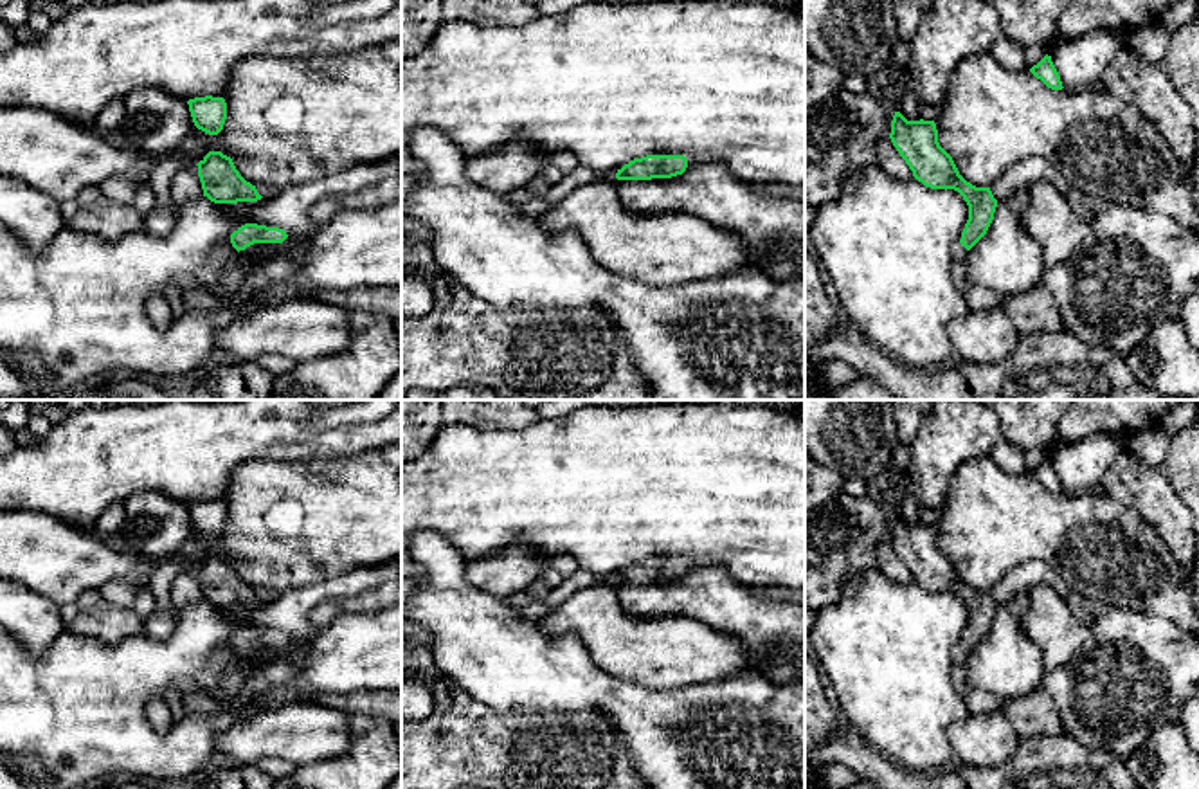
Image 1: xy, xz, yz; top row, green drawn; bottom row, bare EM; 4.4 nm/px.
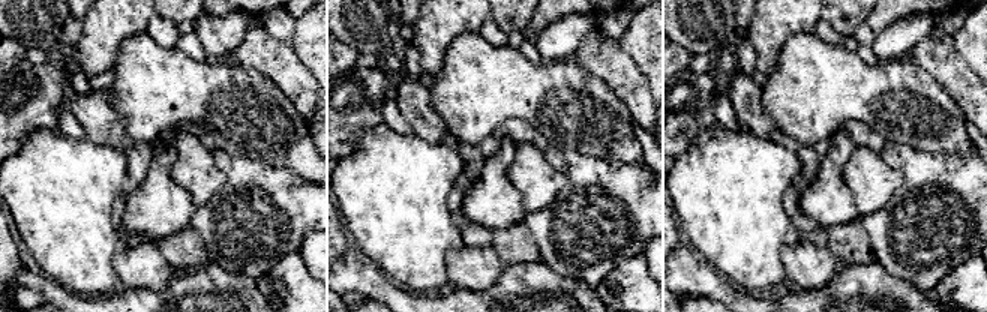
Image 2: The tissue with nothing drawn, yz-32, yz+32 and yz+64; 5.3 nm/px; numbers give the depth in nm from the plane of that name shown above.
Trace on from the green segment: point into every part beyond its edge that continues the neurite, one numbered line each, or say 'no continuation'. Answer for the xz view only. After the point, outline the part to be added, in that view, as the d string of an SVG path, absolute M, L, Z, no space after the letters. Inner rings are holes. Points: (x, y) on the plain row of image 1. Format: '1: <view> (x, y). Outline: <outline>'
no continuation

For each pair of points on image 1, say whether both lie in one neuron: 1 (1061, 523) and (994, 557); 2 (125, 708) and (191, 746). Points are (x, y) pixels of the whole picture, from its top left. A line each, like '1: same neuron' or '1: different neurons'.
1: same neuron
2: same neuron

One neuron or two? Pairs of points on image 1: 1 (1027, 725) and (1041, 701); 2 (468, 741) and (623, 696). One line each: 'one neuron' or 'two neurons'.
1: one neuron
2: two neurons

